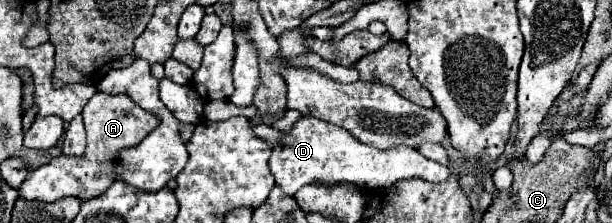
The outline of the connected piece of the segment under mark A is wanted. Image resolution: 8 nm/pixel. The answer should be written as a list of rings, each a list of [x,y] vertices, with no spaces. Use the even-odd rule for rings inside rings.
[[[95,93],[81,115],[87,131],[87,153],[83,157],[67,157],[65,161],[61,159],[61,171],[51,171],[51,167],[57,167],[57,161],[33,169],[31,175],[25,179],[23,187],[19,189],[19,195],[23,199],[39,199],[53,203],[63,197],[77,197],[81,201],[89,201],[101,195],[109,187],[109,183],[115,181],[113,161],[119,149],[139,145],[149,135],[149,131],[153,131],[153,125],[157,125],[157,117],[149,115],[147,111],[141,111],[141,107],[137,107],[127,95]]]

